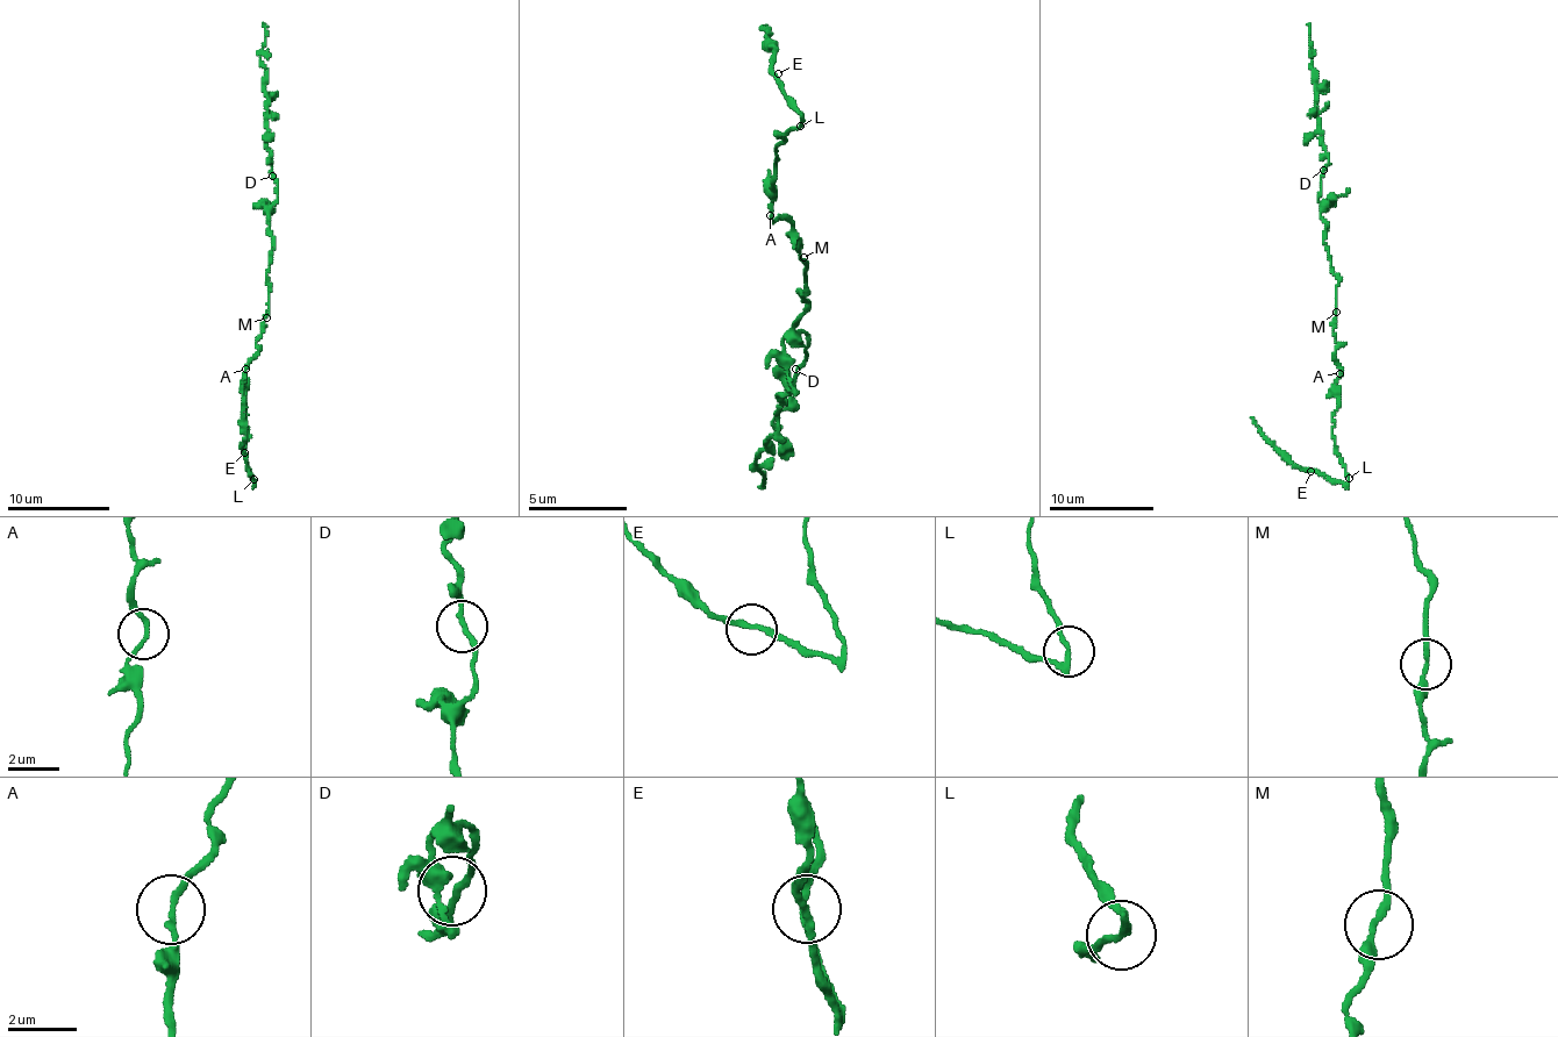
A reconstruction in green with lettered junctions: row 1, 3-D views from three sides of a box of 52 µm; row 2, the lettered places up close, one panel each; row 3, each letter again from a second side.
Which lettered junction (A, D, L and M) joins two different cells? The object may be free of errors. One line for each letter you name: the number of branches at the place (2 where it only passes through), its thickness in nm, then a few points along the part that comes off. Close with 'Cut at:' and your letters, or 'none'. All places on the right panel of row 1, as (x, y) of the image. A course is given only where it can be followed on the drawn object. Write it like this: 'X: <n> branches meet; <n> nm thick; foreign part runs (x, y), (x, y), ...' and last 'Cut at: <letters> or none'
L: 2 branches meet; 200 nm thick; foreign part runs (1348, 479), (1345, 484), (1333, 483), (1314, 471), (1300, 470), (1251, 417)
Cut at: L

